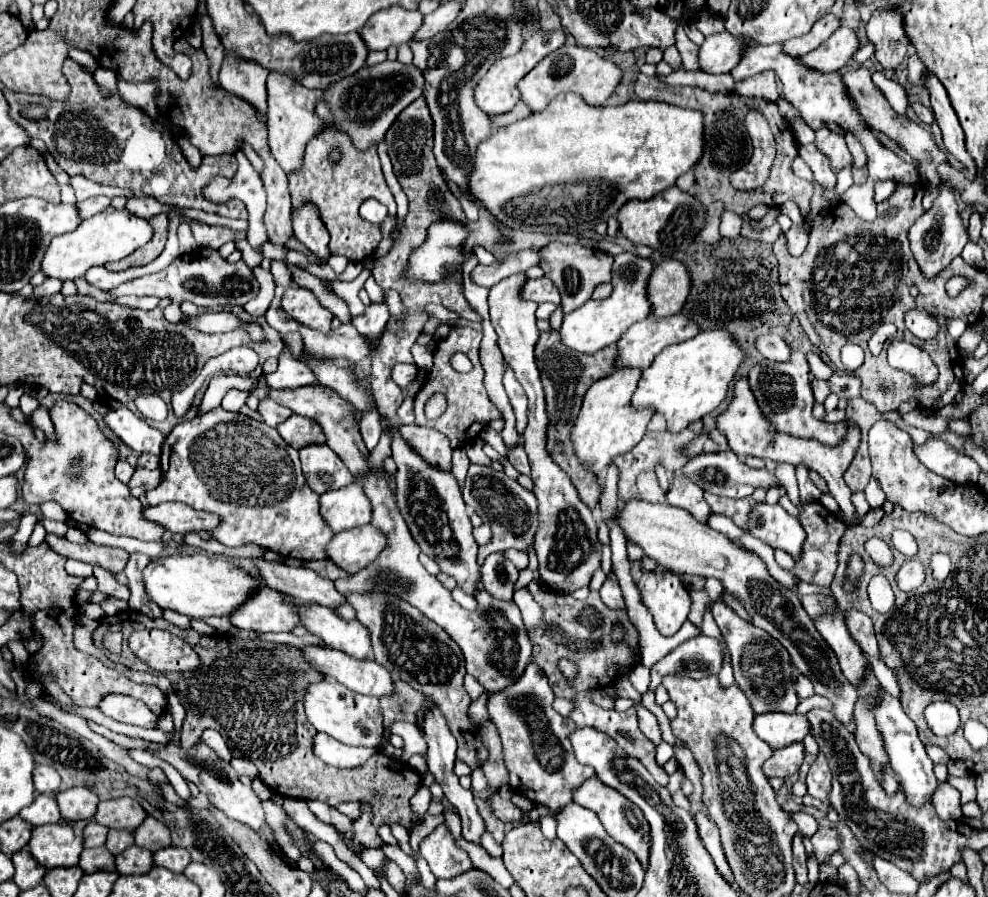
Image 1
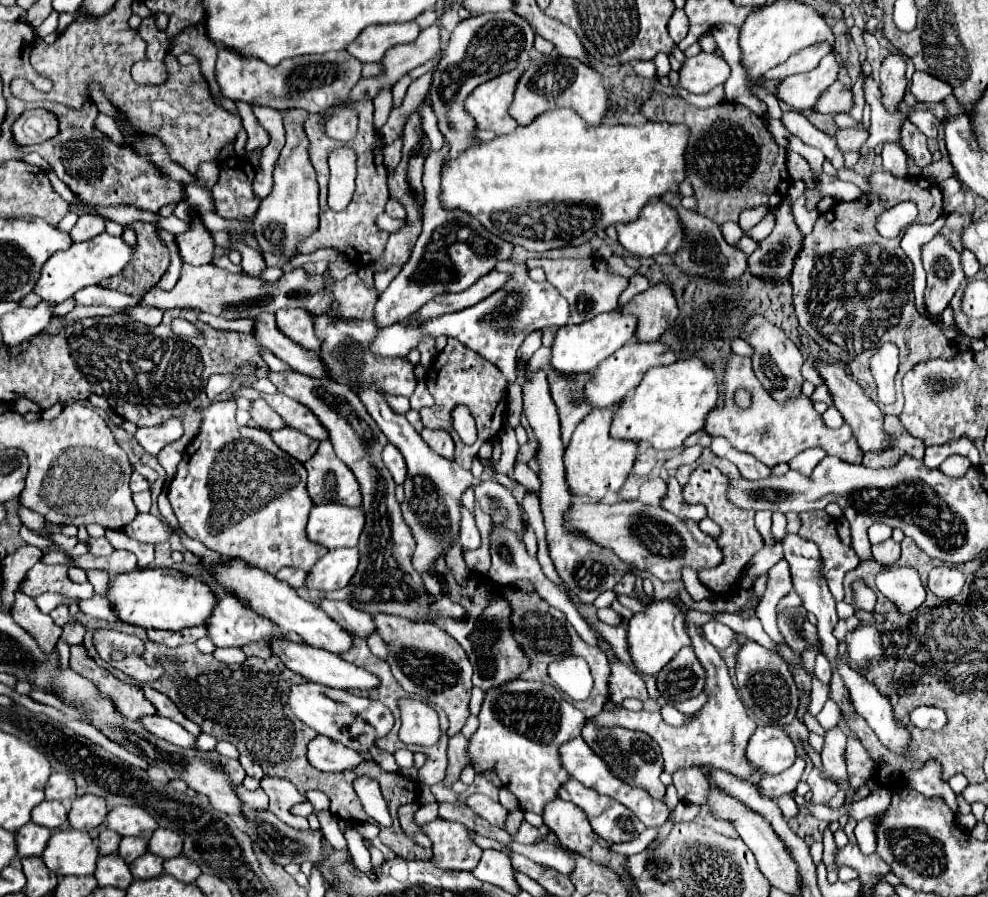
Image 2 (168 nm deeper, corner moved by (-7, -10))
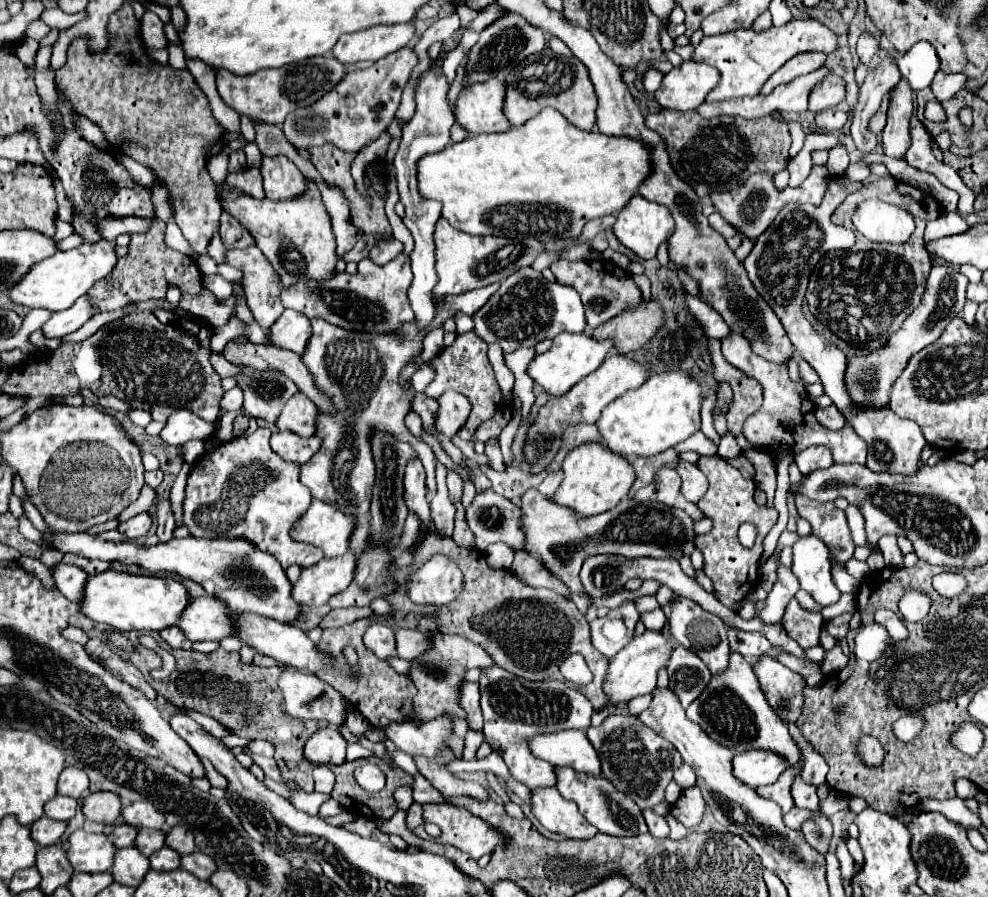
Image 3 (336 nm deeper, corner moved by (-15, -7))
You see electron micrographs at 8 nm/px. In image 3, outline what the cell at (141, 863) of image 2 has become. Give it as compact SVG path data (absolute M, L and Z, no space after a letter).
M164 846L162 850L158 850L150 856L150 866L152 866L152 870L176 870L176 868L180 868L180 854L176 850Z

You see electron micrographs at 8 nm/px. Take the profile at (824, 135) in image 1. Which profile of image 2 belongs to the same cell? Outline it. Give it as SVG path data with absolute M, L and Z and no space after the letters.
M860 123L854 129L840 129L834 135L834 139L836 139L836 145L838 145L838 149L842 153L846 153L846 151L858 151L860 145L868 139L868 131L864 131L862 123Z

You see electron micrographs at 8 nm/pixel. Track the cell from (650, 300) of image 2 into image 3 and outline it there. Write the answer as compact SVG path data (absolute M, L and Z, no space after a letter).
M650 300L594 328L590 336L596 340L612 340L618 354L630 354L642 348L656 334L662 326L662 318L662 308L658 302Z

